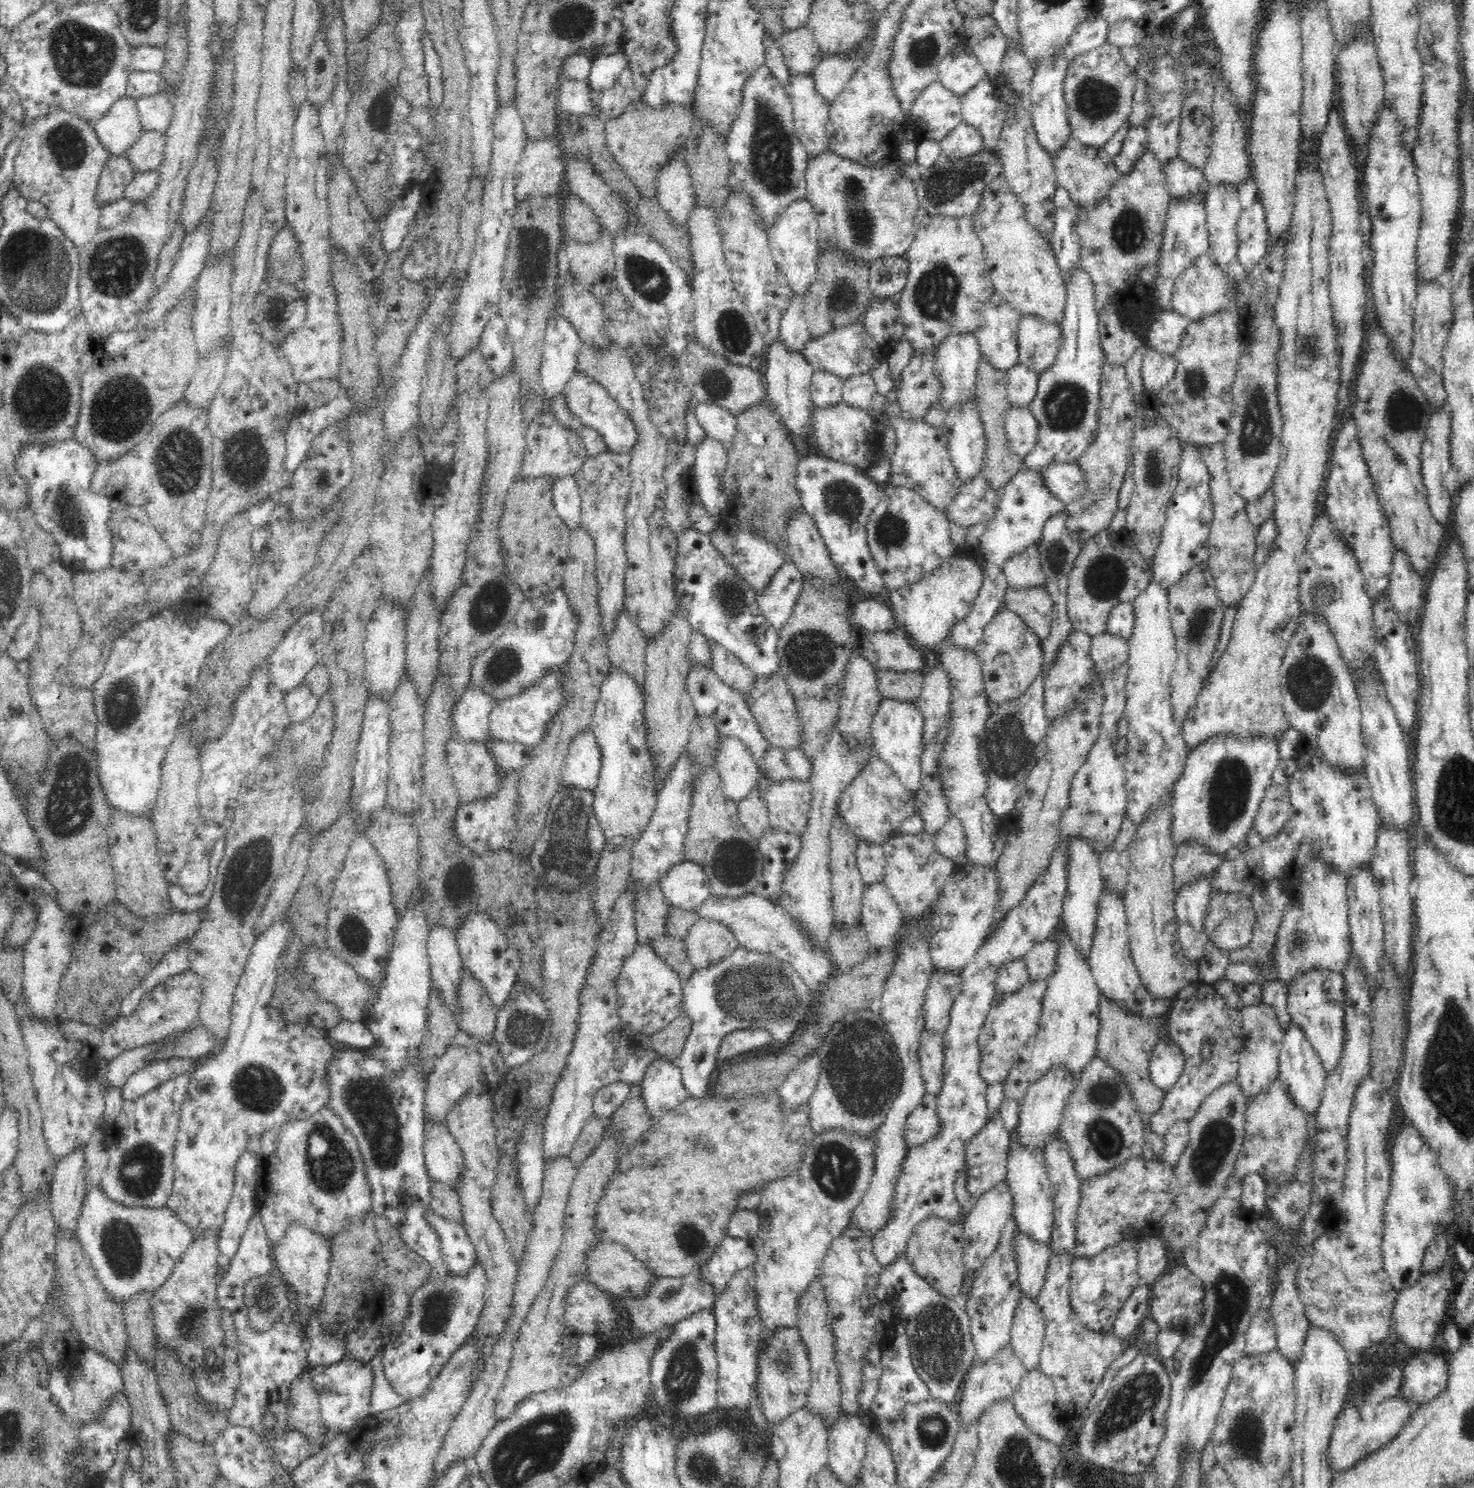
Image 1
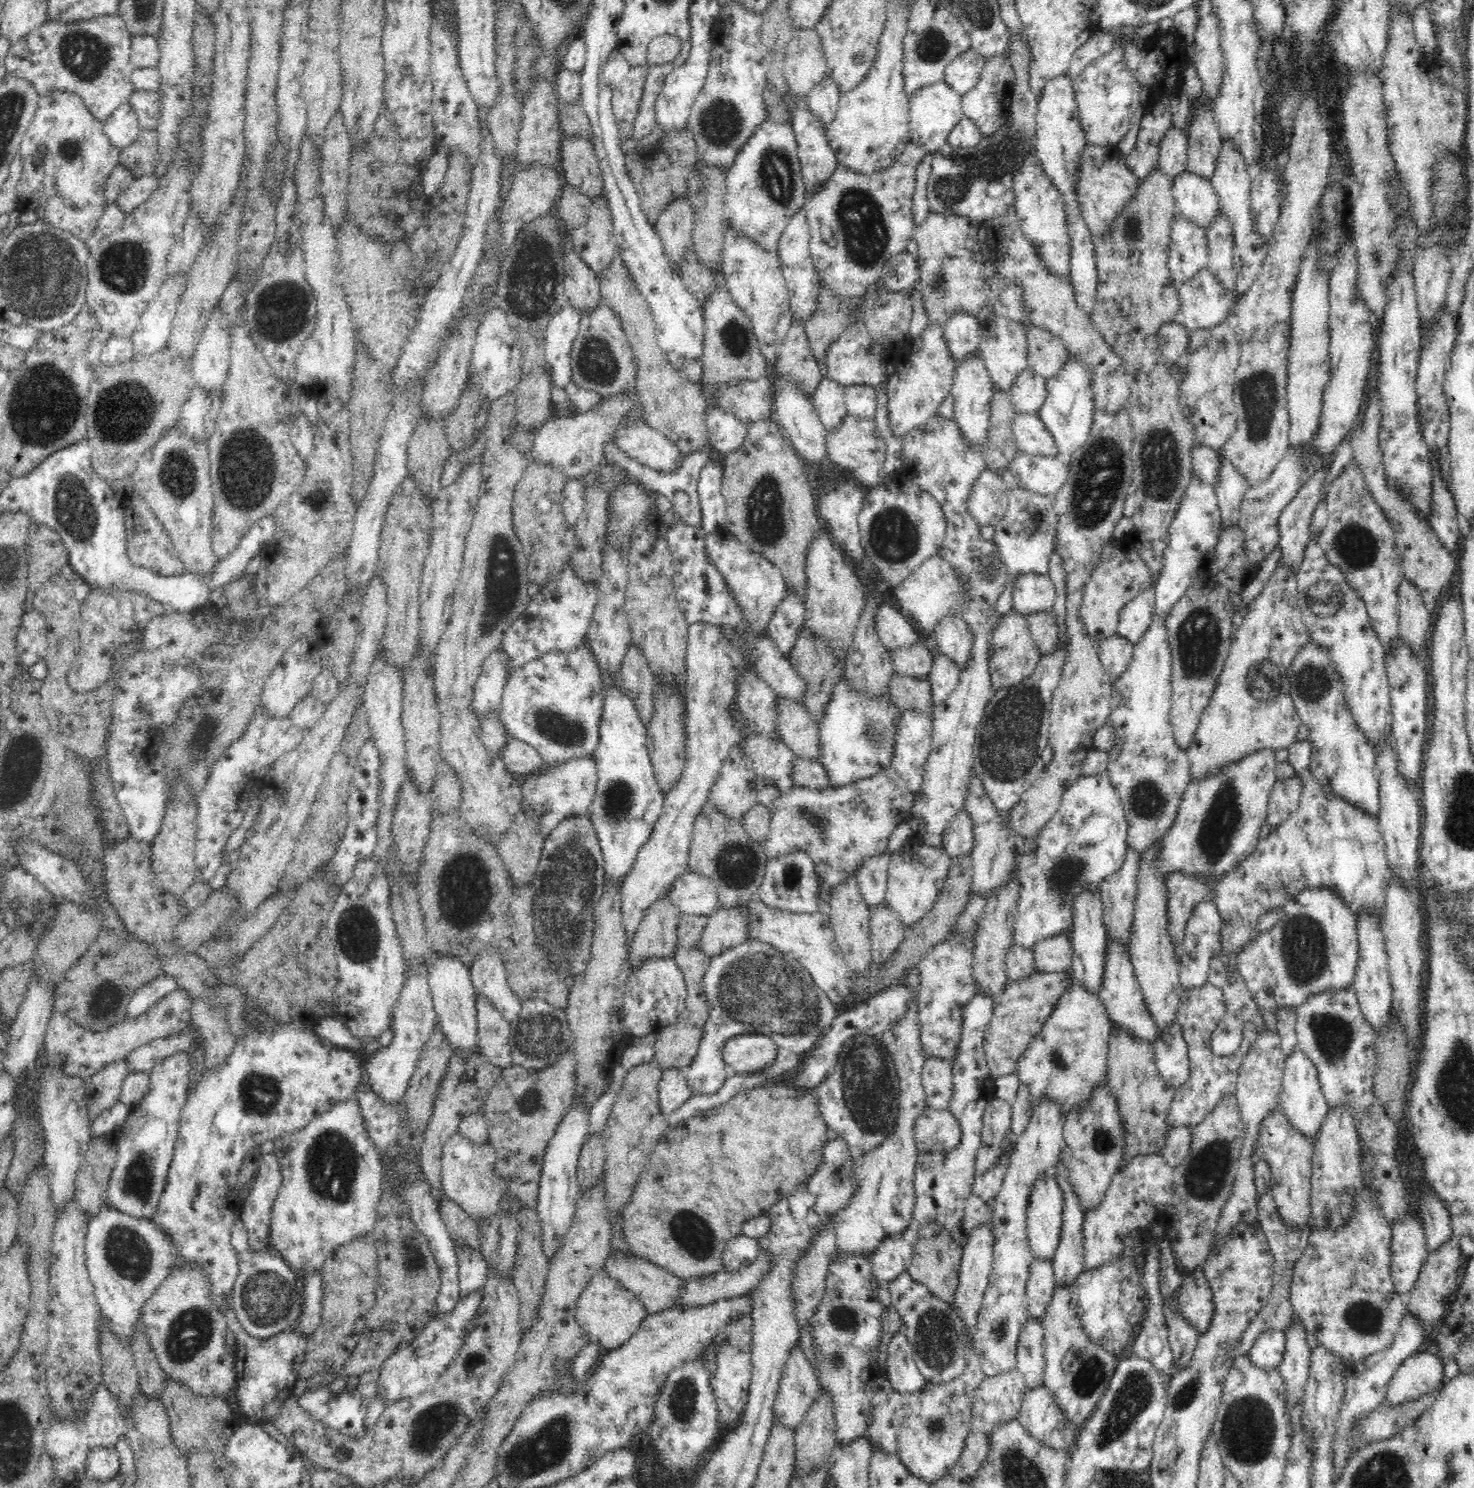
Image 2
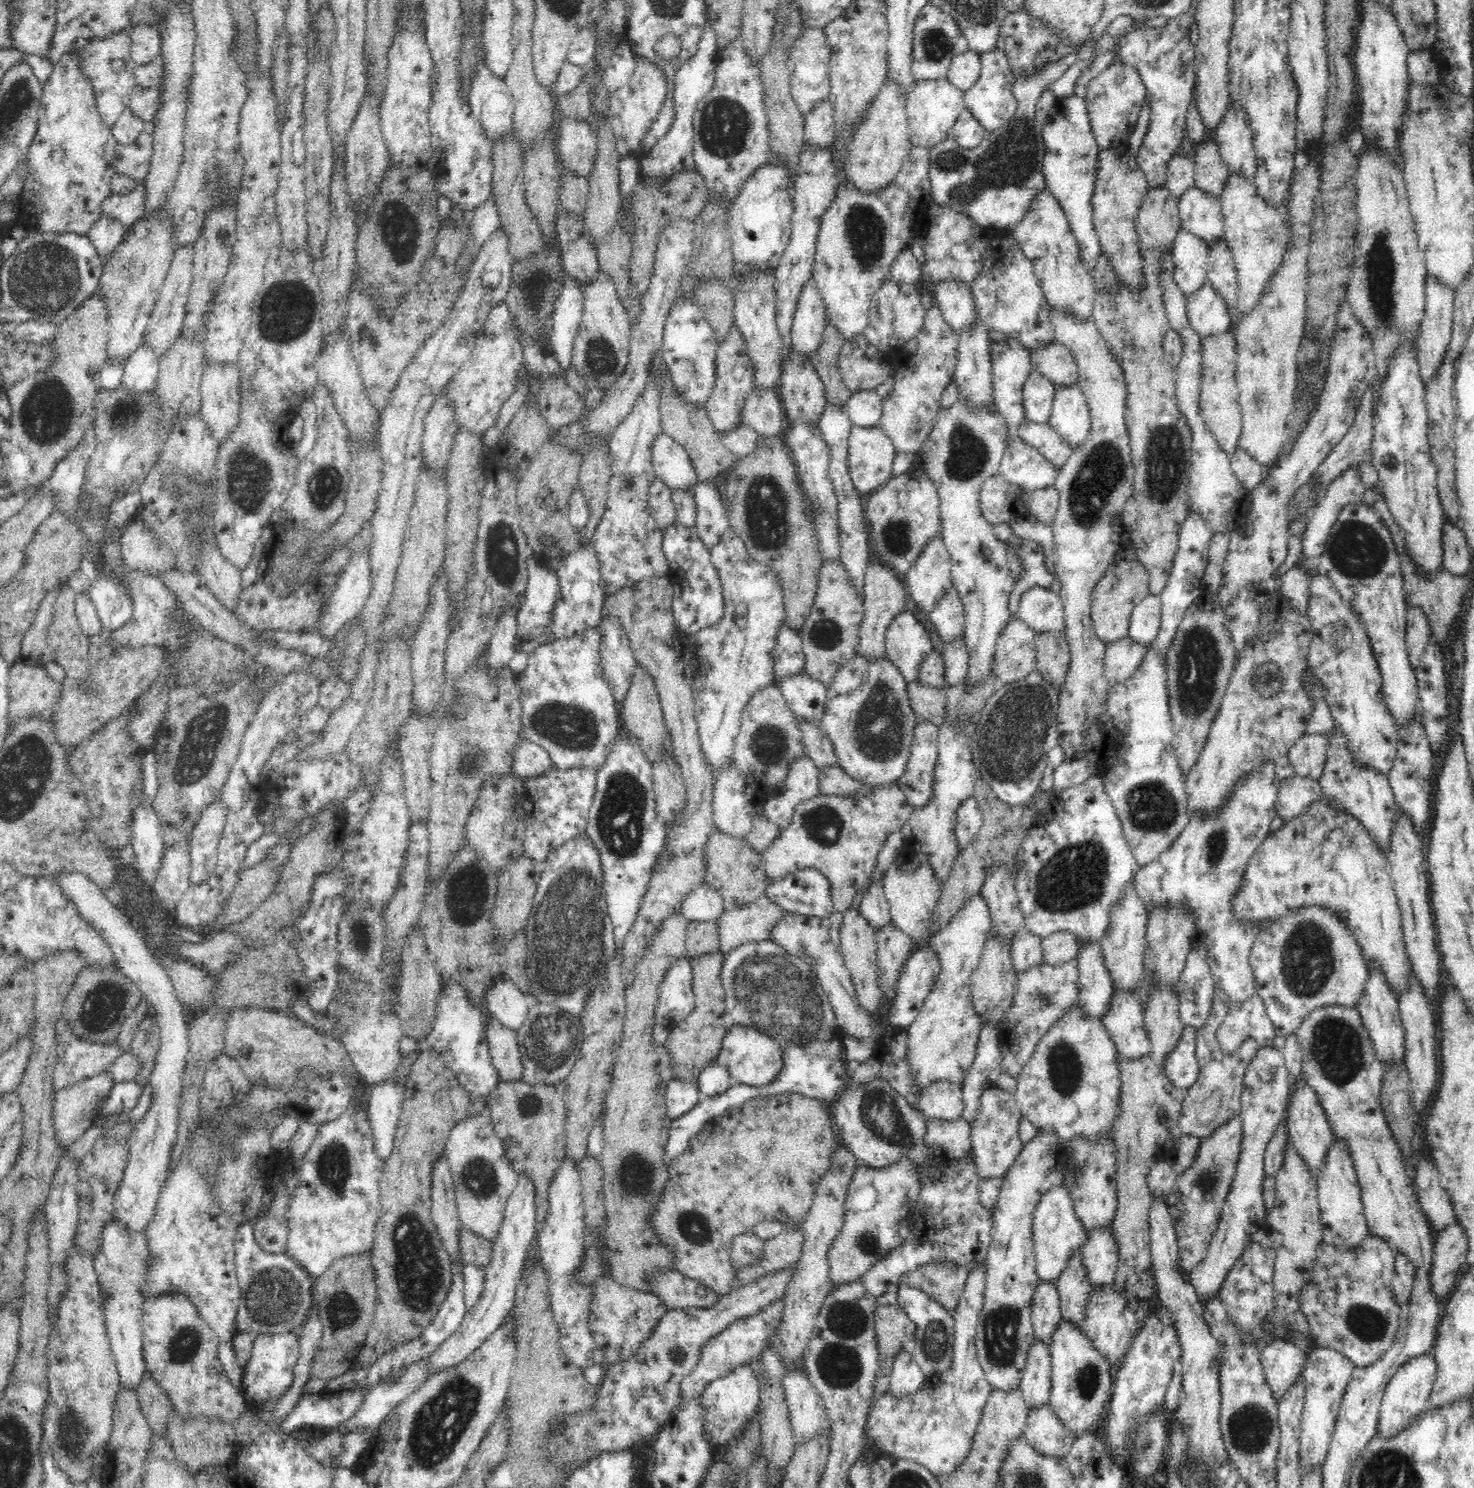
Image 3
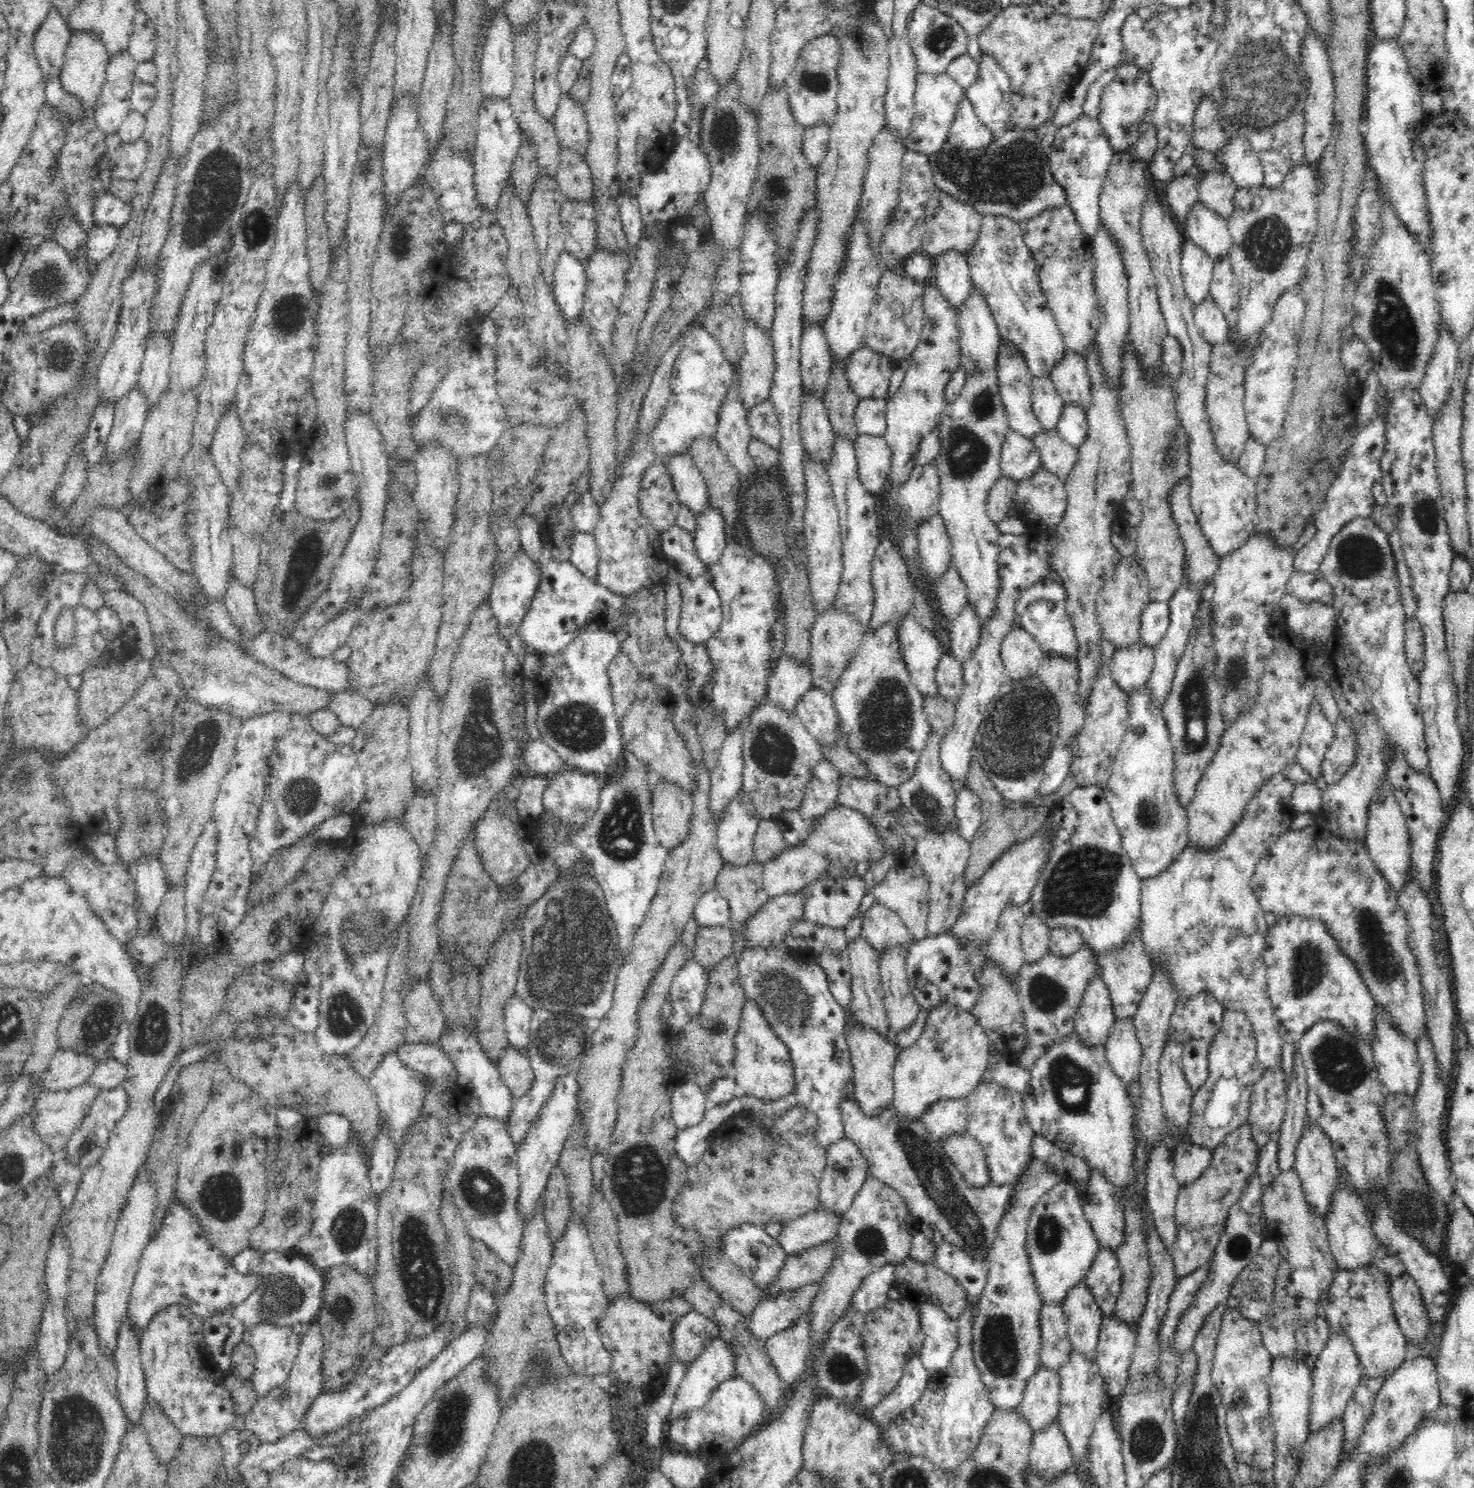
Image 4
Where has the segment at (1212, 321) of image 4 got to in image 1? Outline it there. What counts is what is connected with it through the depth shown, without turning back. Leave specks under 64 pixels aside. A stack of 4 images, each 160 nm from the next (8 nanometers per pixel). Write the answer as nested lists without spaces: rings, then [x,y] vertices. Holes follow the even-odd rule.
[[[1210,253],[1196,258],[1190,266],[1176,279],[1171,297],[1172,310],[1182,314],[1189,321],[1195,321],[1210,316],[1212,313],[1234,307],[1235,292],[1233,282],[1224,276],[1220,266],[1212,259]]]

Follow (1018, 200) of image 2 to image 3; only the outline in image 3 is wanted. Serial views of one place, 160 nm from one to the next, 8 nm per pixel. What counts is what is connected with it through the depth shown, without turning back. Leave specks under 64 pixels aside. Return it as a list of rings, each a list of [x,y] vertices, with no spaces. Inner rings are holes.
[[[1046,188],[1036,199],[1032,199],[1024,218],[1012,228],[1013,236],[1017,239],[1017,245],[1023,253],[1032,261],[1036,278],[1039,279],[1040,287],[1048,304],[1056,310],[1066,311],[1078,319],[1090,318],[1093,313],[1094,299],[1098,292],[1092,272],[1083,266],[1079,255],[1079,246],[1067,216],[1063,211],[1060,201]]]

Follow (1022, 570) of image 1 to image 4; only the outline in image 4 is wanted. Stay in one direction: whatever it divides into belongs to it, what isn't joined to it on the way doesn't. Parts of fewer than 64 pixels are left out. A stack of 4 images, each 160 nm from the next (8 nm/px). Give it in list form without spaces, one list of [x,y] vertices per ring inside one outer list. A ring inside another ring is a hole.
[[[1046,599],[1031,602],[1018,617],[1018,624],[1040,643],[1044,654],[1056,653],[1077,662],[1076,630],[1064,602]]]

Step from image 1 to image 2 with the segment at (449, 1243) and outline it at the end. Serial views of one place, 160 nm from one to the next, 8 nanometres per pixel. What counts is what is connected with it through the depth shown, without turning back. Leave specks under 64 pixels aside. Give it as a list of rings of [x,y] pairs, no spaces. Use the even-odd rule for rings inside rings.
[[[455,1242],[458,1255],[460,1293],[467,1295],[482,1290],[487,1277],[487,1262],[479,1252]]]

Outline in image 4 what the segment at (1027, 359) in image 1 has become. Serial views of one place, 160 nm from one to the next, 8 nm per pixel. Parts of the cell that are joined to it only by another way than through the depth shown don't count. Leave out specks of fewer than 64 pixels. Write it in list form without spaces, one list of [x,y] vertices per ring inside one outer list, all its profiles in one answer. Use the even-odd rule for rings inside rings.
[[[1066,349],[1061,361],[1048,373],[1048,377],[1054,383],[1056,390],[1066,403],[1076,403],[1084,407],[1084,412],[1087,412],[1092,402],[1092,389],[1090,377],[1085,359],[1078,356],[1078,353],[1070,349]]]

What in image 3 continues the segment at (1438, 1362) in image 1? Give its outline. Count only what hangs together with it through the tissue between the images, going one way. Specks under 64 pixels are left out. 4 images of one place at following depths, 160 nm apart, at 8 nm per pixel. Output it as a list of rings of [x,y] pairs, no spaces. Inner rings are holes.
[[[1433,1353],[1408,1359],[1392,1376],[1387,1384],[1380,1408],[1378,1435],[1384,1438],[1398,1434],[1414,1424],[1420,1412],[1432,1409],[1429,1401],[1434,1381],[1437,1378],[1437,1364]]]

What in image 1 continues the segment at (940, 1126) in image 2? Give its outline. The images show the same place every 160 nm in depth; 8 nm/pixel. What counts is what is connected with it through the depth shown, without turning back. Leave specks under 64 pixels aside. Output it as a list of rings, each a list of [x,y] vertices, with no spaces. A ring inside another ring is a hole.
[[[926,1092],[916,1110],[908,1116],[903,1139],[908,1147],[923,1145],[930,1137],[936,1137],[940,1130],[936,1096]]]

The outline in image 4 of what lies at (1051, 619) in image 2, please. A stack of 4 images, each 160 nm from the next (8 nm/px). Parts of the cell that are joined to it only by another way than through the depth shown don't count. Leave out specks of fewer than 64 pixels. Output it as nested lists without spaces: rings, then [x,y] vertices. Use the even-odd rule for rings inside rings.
[[[1046,653],[1041,658],[1036,674],[1046,685],[1060,706],[1059,737],[1068,747],[1080,734],[1086,720],[1085,709],[1079,697],[1079,666],[1074,659],[1056,653]]]

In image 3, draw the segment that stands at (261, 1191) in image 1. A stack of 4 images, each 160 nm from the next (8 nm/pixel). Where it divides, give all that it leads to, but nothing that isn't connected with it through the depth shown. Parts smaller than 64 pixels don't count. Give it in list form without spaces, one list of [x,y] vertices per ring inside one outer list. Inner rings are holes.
[[[352,1104],[340,1118],[319,1124],[318,1133],[303,1156],[297,1170],[297,1187],[292,1191],[287,1206],[289,1233],[285,1254],[298,1262],[310,1277],[317,1278],[332,1262],[356,1254],[370,1253],[381,1204],[380,1182],[384,1172],[384,1159],[378,1157],[366,1109]]]

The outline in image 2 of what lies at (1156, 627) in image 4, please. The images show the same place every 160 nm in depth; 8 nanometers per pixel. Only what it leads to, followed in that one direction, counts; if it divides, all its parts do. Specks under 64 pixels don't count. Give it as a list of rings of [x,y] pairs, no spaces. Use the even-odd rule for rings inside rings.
[[[1152,586],[1138,594],[1120,611],[1117,635],[1126,638],[1132,644],[1138,643],[1150,630],[1154,612],[1155,587]]]

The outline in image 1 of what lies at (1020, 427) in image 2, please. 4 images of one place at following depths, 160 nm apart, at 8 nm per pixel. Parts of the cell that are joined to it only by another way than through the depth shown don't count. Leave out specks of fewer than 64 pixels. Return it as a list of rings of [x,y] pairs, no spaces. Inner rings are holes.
[[[1011,406],[1005,414],[1005,433],[1010,450],[1025,457],[1038,440],[1039,424],[1029,407]]]

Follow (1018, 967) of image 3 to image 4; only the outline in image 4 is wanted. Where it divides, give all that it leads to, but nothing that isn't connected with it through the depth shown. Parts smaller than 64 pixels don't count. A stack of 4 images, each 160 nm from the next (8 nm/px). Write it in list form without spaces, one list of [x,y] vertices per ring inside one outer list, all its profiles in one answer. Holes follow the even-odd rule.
[[[1028,912],[1021,934],[1021,949],[1026,963],[1038,962],[1039,958],[1049,953],[1050,930],[1040,918]]]

